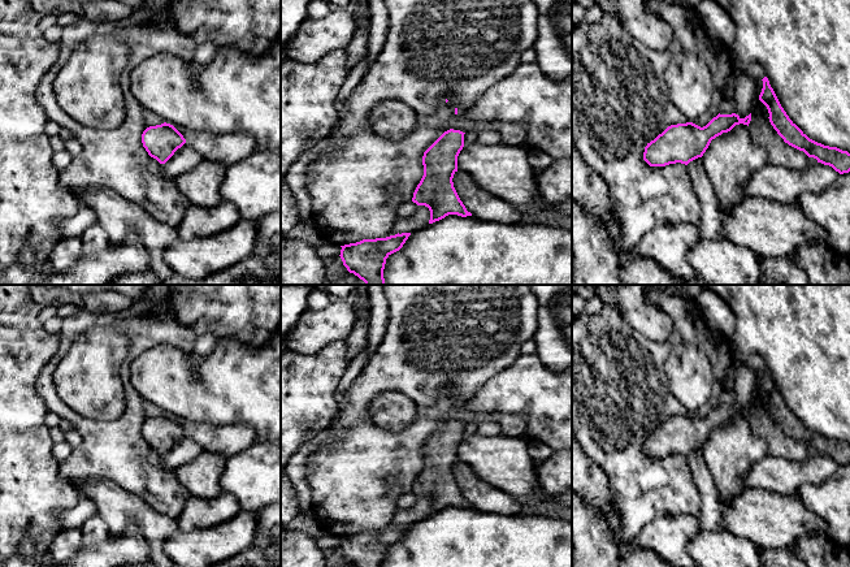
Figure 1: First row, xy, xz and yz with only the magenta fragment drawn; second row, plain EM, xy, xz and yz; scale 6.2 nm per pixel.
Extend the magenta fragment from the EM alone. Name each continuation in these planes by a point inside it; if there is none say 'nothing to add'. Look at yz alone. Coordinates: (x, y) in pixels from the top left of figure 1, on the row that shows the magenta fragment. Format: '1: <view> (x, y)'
nothing to add

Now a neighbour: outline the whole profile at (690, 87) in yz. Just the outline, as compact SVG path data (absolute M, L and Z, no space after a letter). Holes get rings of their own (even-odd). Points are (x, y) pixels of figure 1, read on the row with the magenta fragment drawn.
M688 52L671 59L664 74L668 94L689 122L704 114L714 103L714 82L706 62Z

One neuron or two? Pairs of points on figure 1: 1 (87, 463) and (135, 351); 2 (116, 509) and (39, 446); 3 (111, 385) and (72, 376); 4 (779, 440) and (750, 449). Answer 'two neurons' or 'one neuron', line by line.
1: one neuron
2: two neurons
3: one neuron
4: two neurons

